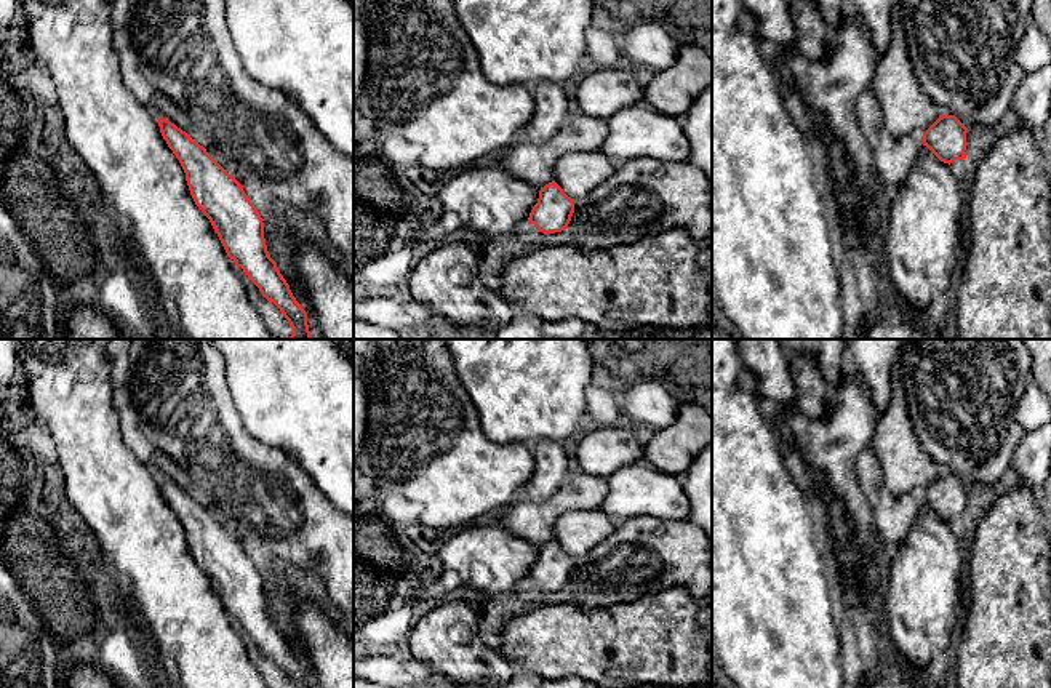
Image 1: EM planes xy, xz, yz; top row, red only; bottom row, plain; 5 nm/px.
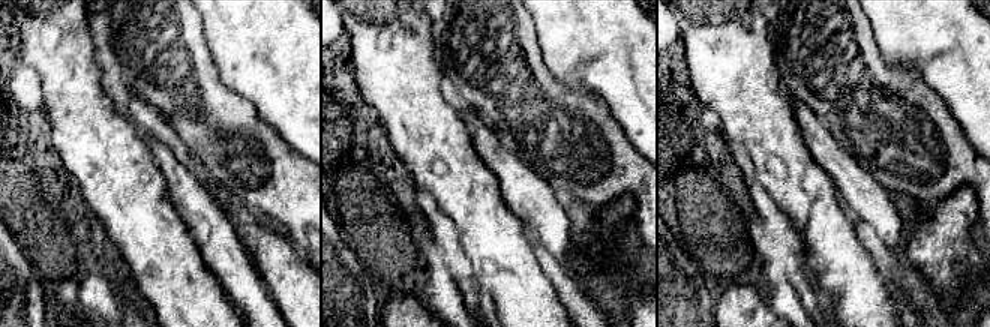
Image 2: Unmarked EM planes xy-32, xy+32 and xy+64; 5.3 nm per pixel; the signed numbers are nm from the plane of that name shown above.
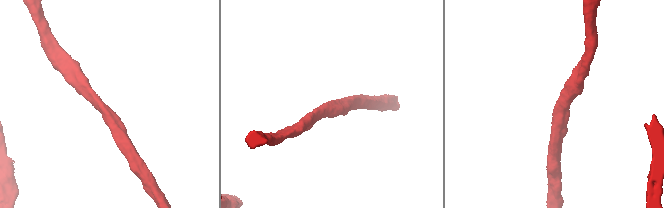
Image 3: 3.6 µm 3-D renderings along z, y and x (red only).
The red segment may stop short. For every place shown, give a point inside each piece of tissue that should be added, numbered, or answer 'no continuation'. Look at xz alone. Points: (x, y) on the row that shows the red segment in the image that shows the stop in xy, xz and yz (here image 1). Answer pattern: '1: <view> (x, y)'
1: xz (493, 202)

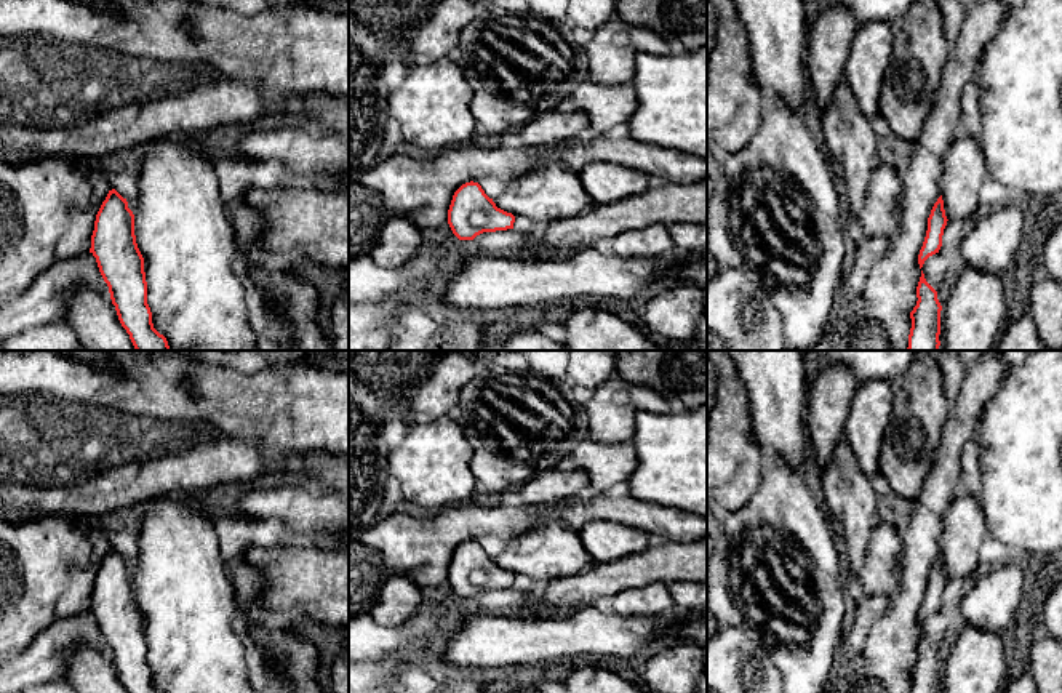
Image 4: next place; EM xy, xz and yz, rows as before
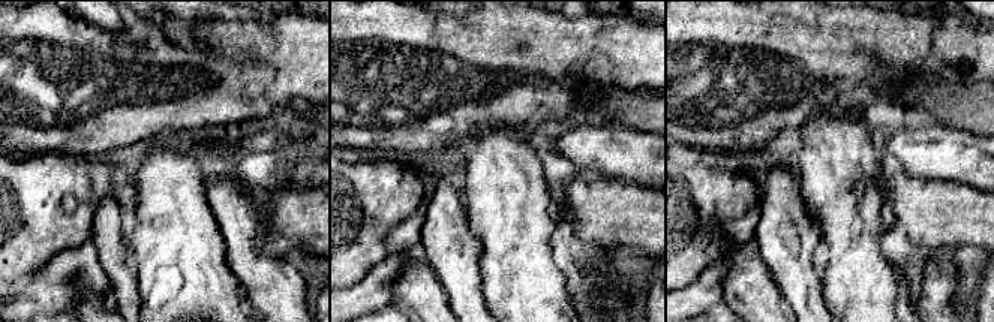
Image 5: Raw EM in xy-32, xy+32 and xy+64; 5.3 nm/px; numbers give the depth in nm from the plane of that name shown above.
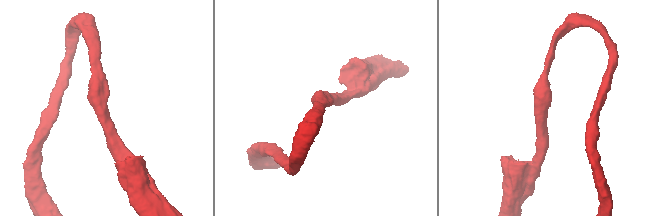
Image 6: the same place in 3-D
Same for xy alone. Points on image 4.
no continuation

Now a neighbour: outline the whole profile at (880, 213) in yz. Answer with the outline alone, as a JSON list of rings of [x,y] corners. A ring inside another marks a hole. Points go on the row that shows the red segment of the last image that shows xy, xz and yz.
[[[876,163],[859,216],[865,238],[857,245],[854,269],[848,278],[857,296],[862,294],[870,270],[889,250],[889,237],[899,229],[900,197],[900,173],[892,165]]]

